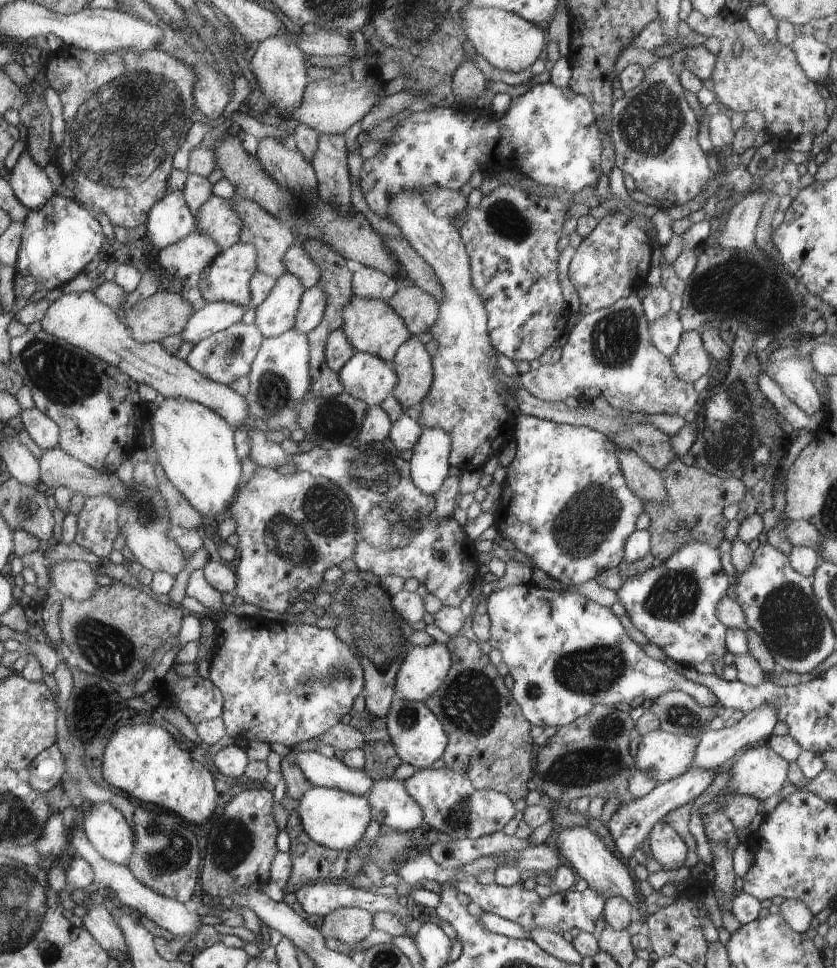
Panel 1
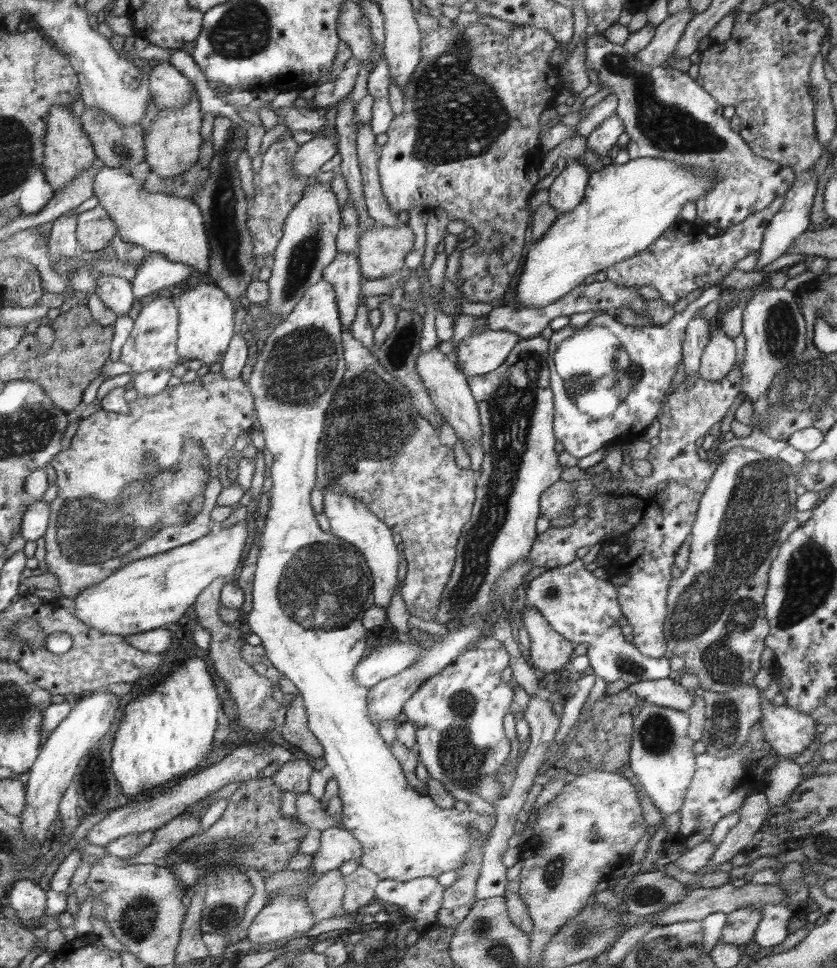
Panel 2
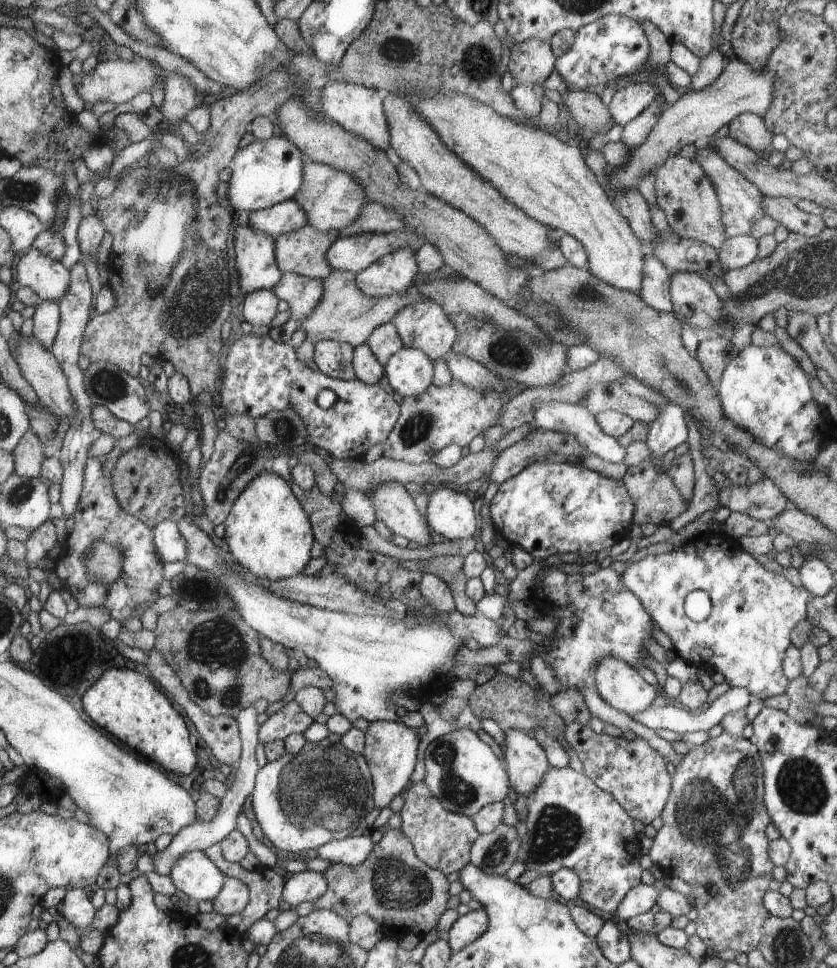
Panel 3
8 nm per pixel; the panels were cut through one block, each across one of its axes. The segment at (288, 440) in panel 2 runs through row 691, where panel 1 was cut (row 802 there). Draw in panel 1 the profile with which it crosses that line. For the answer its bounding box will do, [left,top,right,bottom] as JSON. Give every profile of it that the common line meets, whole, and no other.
[297,786,374,851]

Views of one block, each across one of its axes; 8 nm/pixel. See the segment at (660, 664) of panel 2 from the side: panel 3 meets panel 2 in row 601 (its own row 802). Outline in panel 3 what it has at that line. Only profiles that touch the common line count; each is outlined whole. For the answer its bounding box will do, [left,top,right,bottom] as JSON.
[517,768,642,912]

